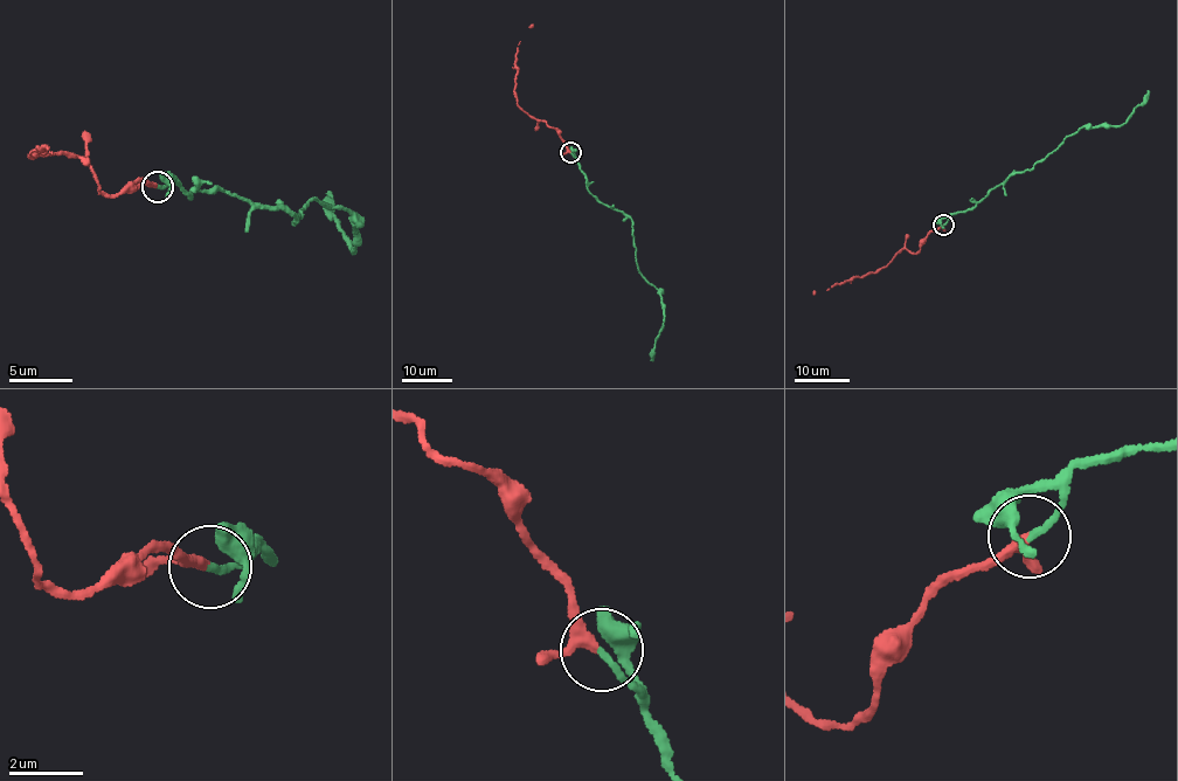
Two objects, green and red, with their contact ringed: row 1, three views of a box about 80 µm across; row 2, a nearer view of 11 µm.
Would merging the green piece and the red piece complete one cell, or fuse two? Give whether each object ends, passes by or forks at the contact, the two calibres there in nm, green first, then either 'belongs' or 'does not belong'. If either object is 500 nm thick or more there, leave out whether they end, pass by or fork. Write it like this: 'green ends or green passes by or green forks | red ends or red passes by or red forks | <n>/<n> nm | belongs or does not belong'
green ends | red passes by | 190/220 nm | belongs

